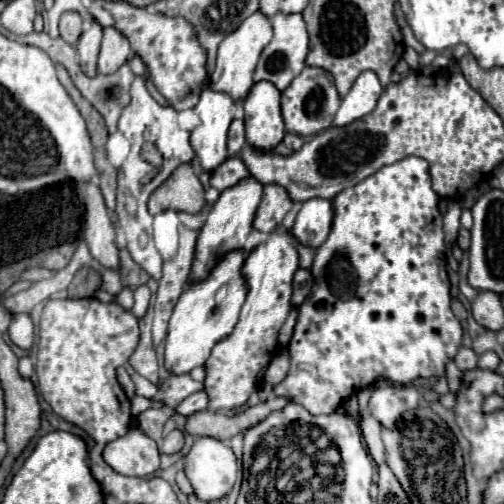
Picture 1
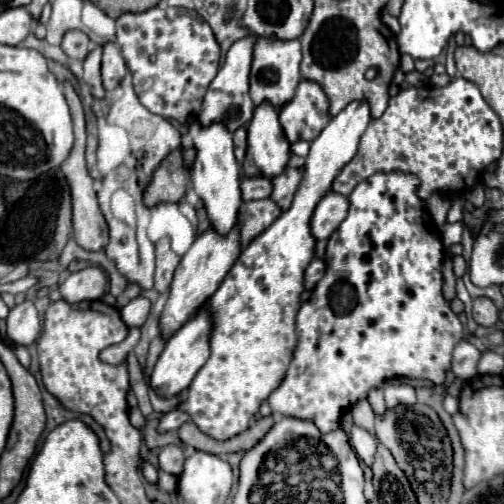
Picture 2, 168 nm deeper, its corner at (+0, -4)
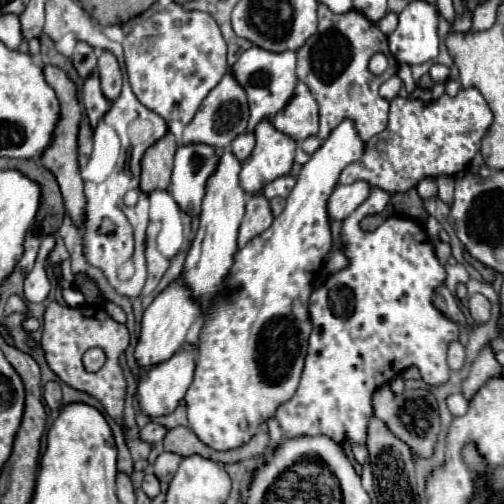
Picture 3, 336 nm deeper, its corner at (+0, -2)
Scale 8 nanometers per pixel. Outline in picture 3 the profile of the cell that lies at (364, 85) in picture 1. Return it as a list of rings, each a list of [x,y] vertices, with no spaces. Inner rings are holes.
[[[352,119],[332,129],[322,147],[302,167],[284,211],[234,257],[224,291],[202,313],[194,381],[186,391],[190,429],[212,449],[228,451],[250,441],[276,407],[298,387],[308,335],[312,331],[308,297],[312,279],[332,247],[326,199],[338,185],[342,169],[358,161],[364,141]]]

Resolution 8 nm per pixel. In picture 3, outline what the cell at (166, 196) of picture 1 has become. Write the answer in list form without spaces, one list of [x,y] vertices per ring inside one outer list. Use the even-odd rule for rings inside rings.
[[[168,133],[146,151],[142,159],[142,179],[140,179],[140,189],[144,193],[152,193],[156,189],[168,189],[172,177],[172,159],[176,149],[178,145],[174,141],[174,135]]]

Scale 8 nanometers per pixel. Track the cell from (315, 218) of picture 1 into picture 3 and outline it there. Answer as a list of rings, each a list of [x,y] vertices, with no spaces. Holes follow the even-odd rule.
[[[356,181],[352,185],[338,185],[328,199],[328,219],[342,221],[346,219],[362,201],[368,197],[370,185],[364,181]]]

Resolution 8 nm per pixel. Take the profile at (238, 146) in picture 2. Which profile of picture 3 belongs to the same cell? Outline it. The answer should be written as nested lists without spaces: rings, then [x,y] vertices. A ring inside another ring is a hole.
[[[242,133],[242,135],[238,135],[238,137],[230,143],[230,149],[232,149],[232,153],[234,153],[240,161],[244,161],[244,159],[252,153],[252,149],[254,149],[254,135],[252,135],[252,133]]]

